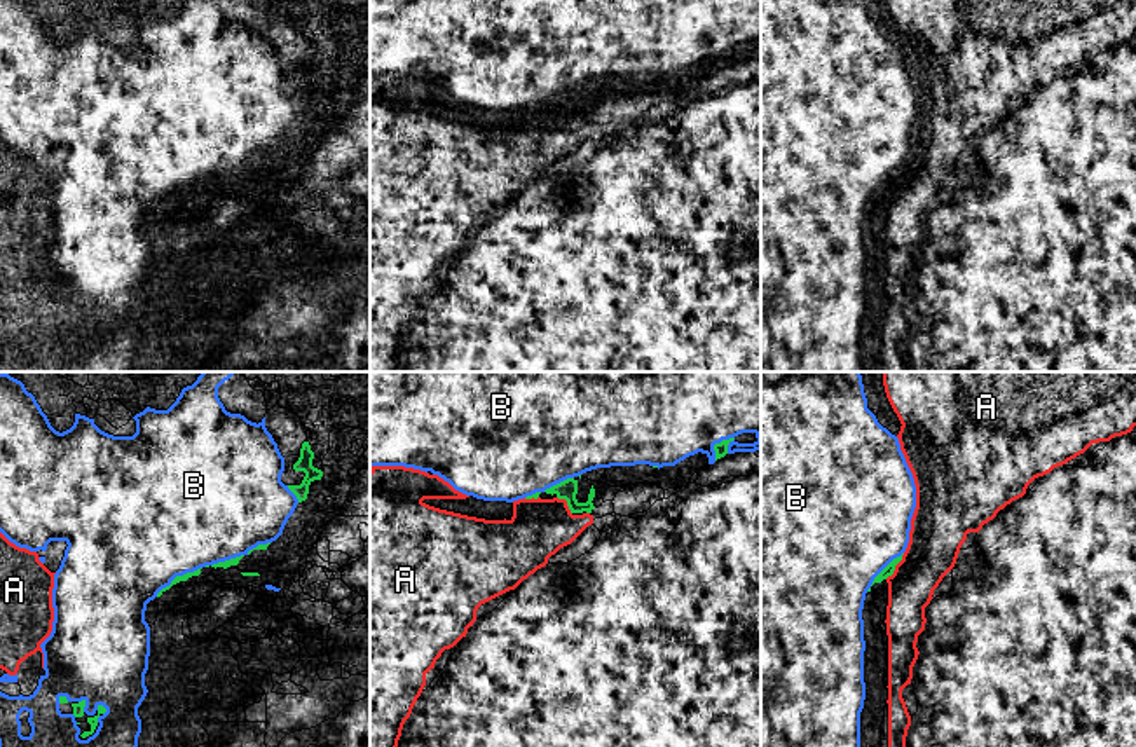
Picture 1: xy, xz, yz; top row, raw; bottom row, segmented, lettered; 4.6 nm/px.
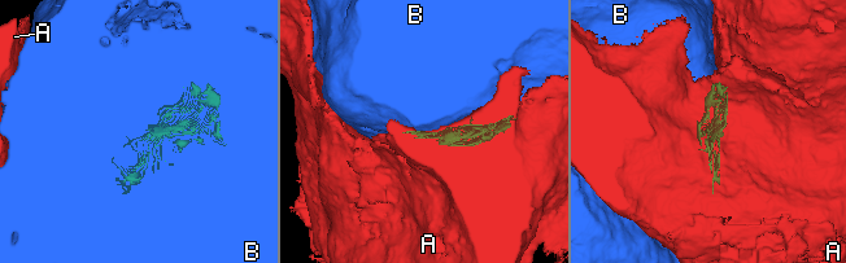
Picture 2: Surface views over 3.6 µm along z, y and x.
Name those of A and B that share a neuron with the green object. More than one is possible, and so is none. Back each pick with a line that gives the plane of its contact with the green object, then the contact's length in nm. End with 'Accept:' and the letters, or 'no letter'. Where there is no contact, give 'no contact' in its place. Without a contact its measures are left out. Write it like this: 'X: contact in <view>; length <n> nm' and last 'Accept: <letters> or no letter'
B: contact in xz; length 140 nm
Accept: B

